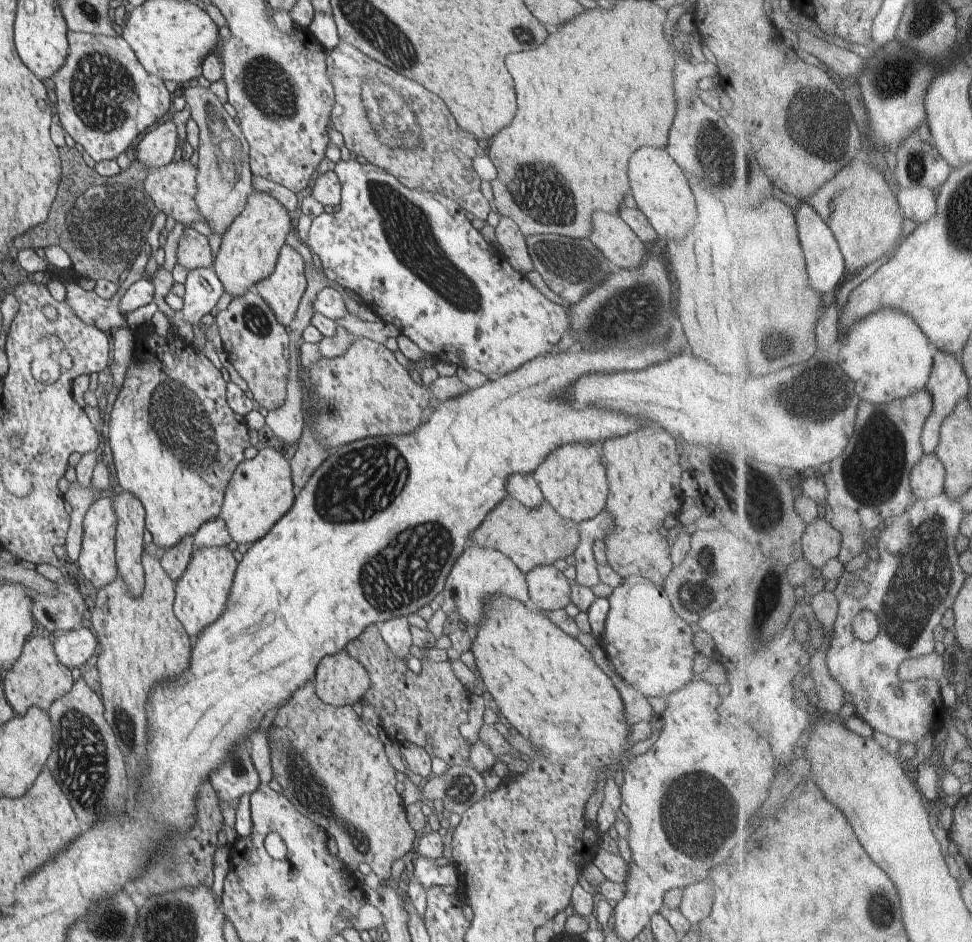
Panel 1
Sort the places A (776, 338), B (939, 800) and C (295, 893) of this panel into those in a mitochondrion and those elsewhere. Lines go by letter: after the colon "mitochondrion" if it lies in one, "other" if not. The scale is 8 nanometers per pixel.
A: mitochondrion
B: other
C: mitochondrion

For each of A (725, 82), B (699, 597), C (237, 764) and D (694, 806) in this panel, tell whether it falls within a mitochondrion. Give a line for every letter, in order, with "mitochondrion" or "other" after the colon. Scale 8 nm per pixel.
A: other
B: mitochondrion
C: mitochondrion
D: mitochondrion

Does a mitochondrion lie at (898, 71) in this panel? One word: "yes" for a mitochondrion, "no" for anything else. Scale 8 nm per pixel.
yes

